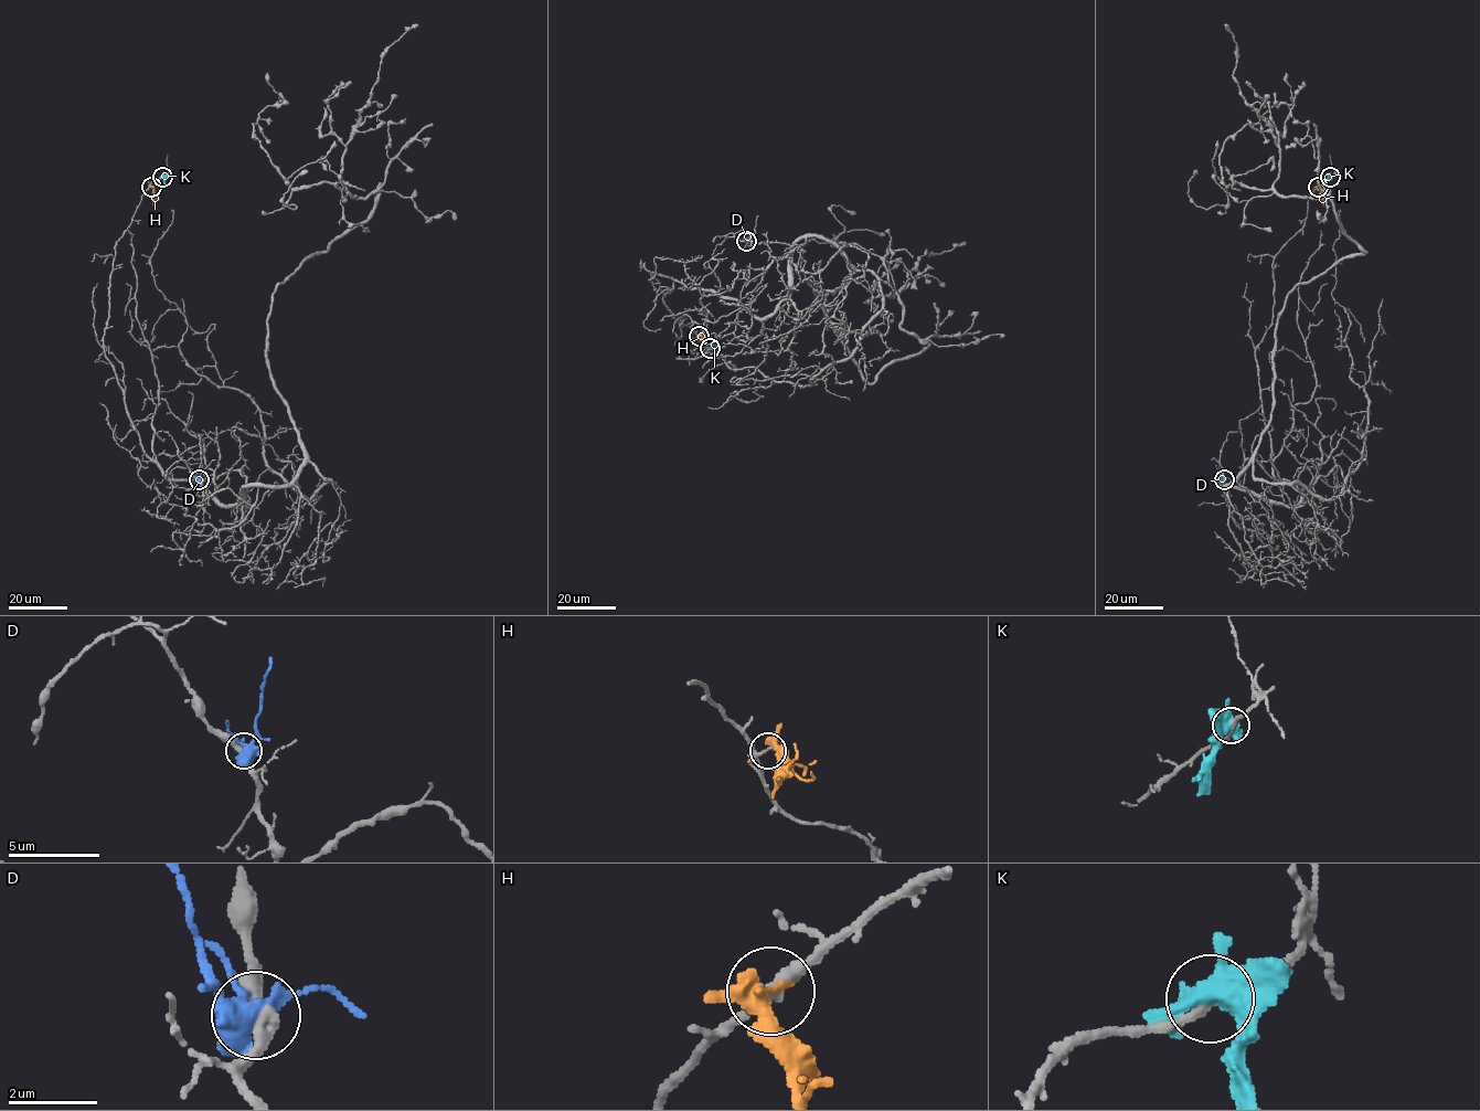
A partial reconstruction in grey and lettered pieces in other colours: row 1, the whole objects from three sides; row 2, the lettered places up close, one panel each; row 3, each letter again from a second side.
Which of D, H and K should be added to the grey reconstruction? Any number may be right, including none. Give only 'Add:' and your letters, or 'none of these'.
Add: K

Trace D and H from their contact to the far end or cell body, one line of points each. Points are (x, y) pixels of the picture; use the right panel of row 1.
D: (1223, 480), (1216, 465)
H: (1318, 187), (1322, 205)

